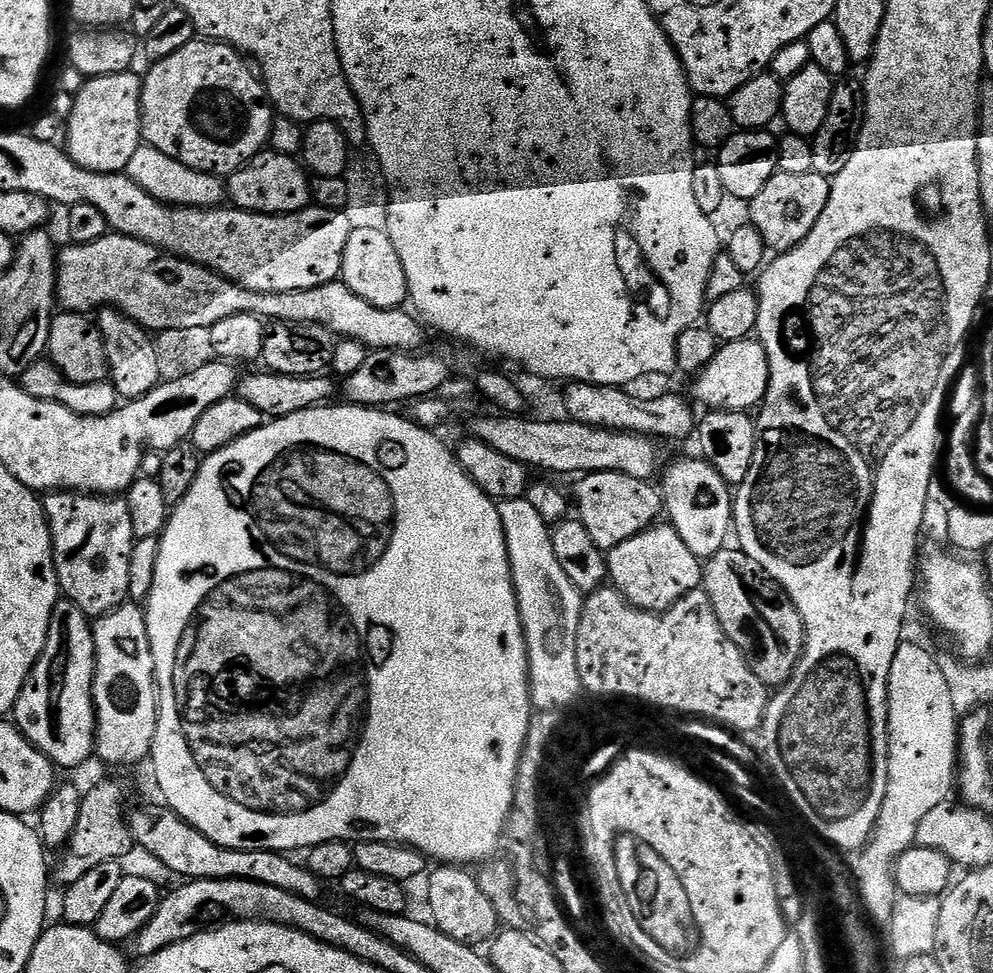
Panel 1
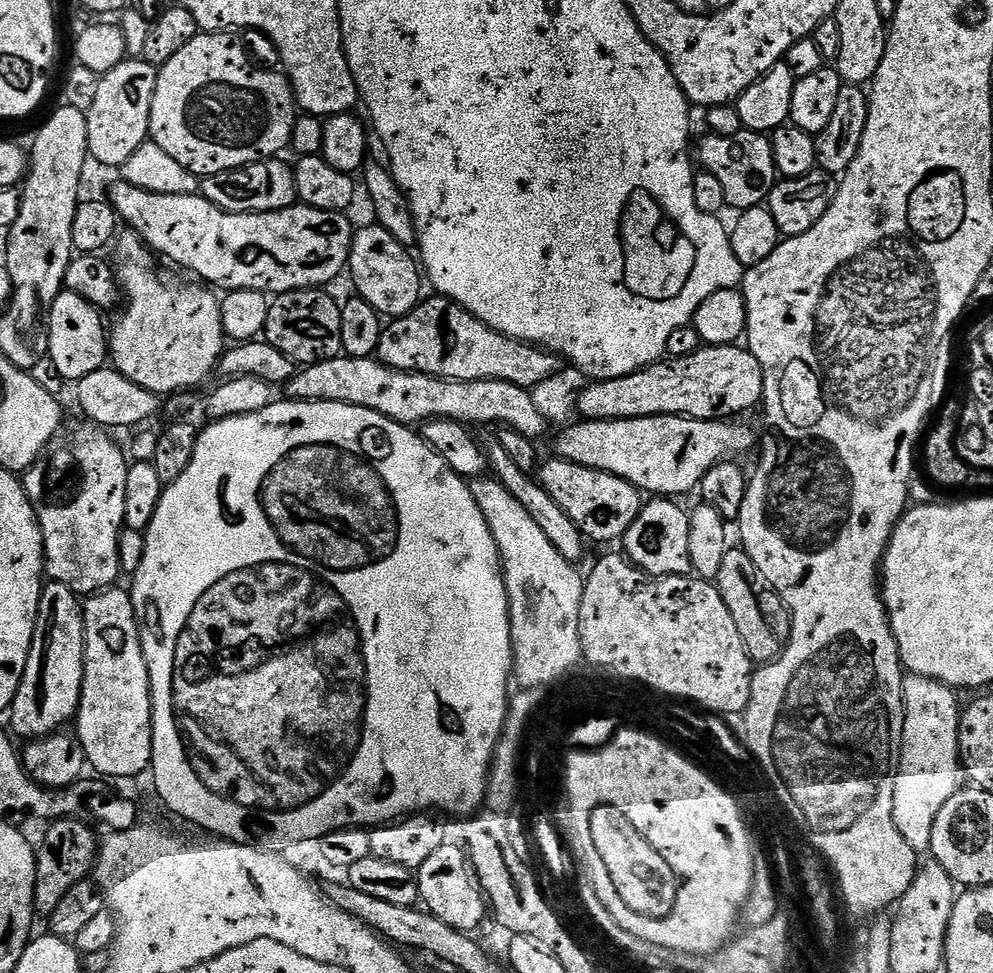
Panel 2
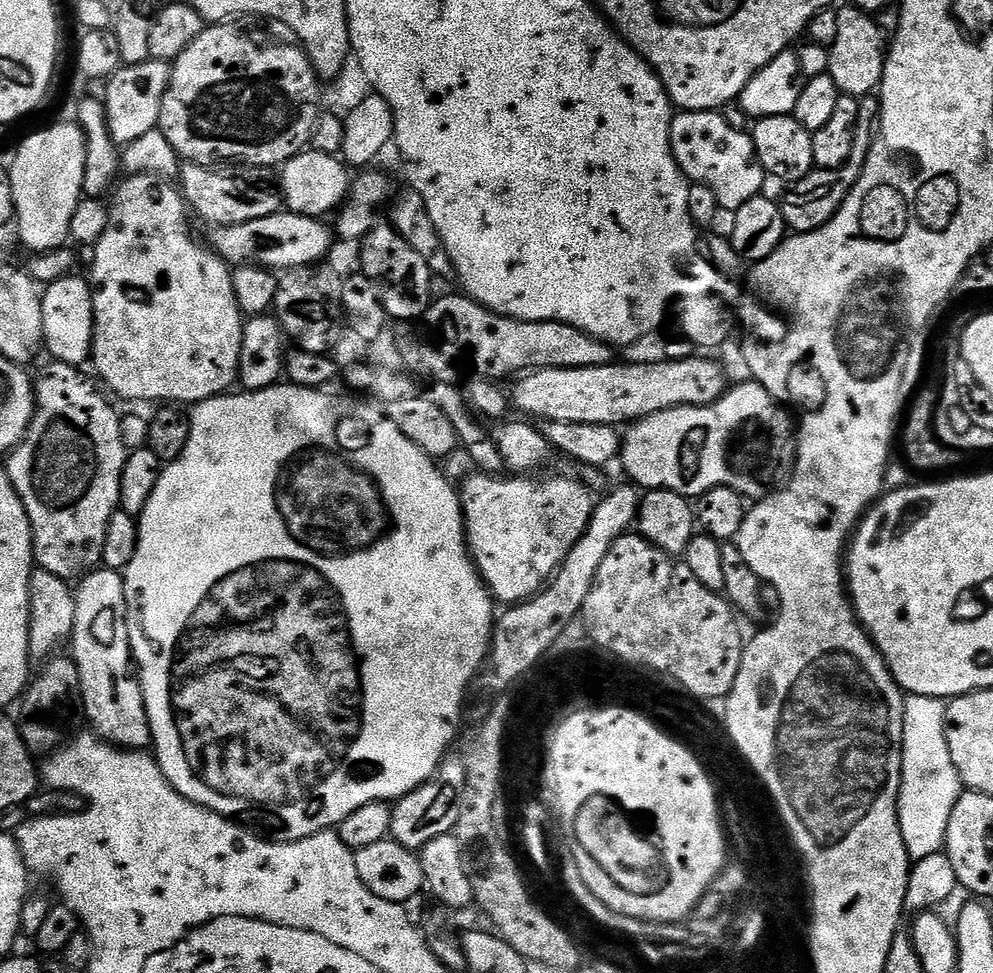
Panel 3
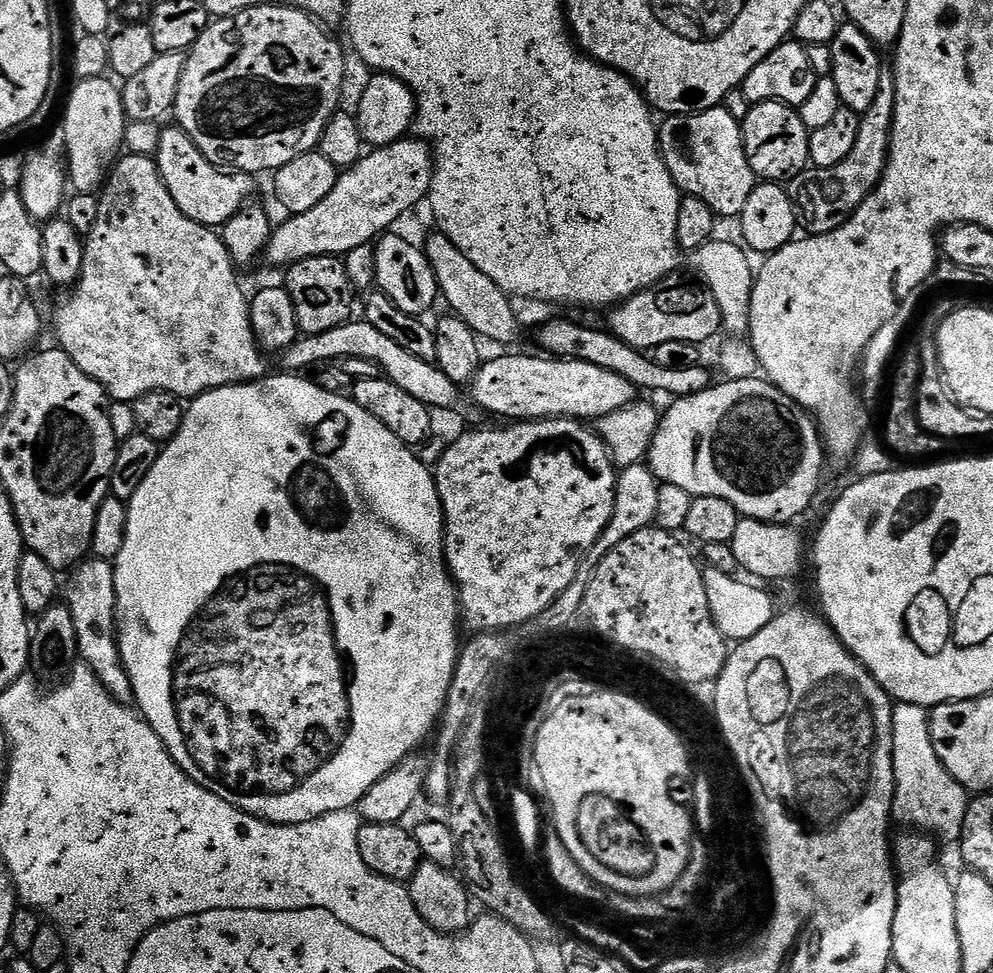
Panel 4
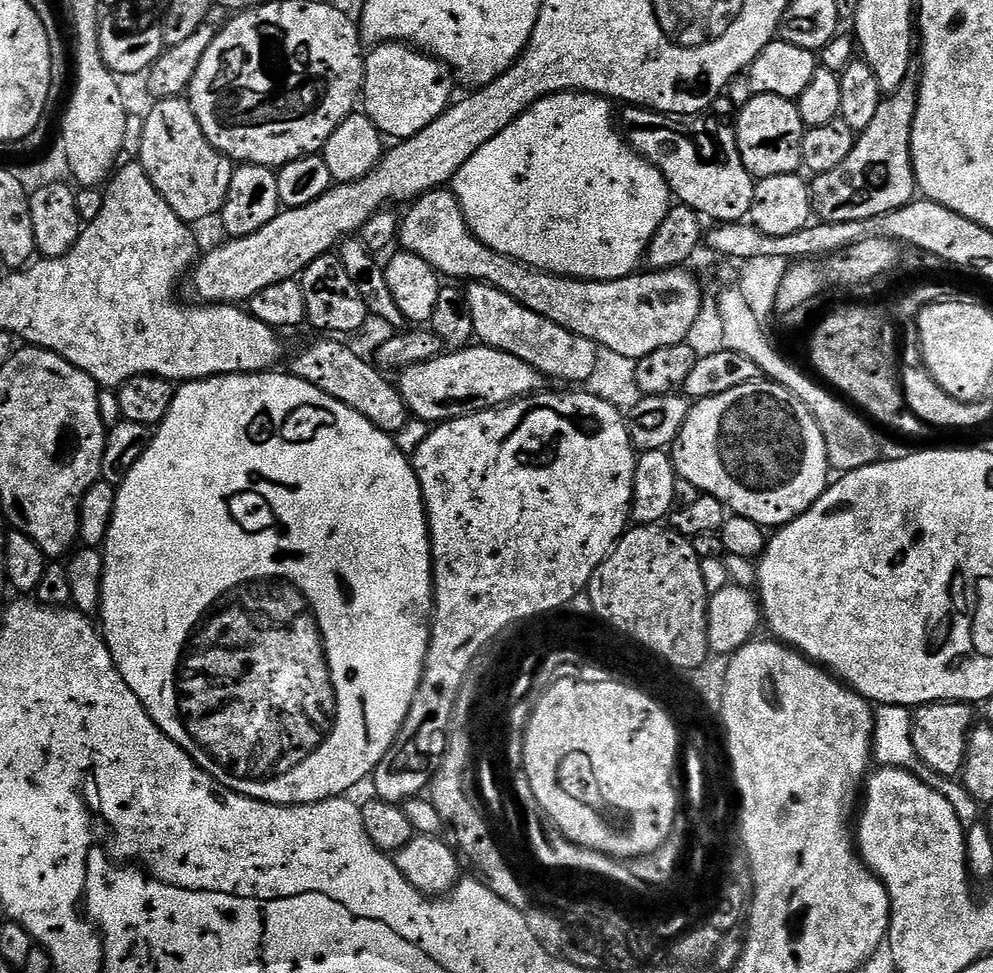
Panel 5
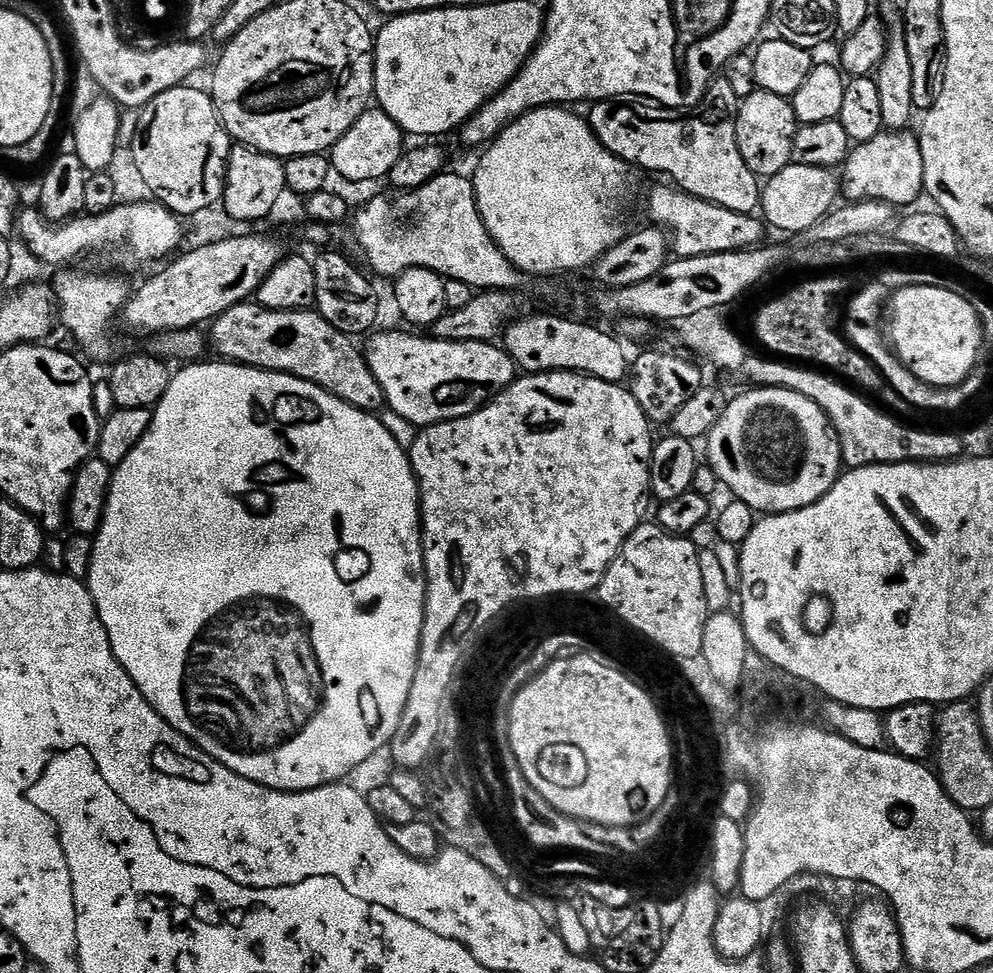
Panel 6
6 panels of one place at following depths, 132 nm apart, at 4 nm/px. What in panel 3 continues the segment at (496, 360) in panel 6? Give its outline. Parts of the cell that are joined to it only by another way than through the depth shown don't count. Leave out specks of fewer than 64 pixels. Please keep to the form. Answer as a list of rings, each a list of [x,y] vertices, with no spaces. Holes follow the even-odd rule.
[[[693,358],[690,360],[666,360],[661,359],[660,364],[619,364],[613,362],[606,366],[594,366],[593,368],[547,368],[541,372],[527,373],[523,378],[515,381],[516,389],[511,390],[510,400],[520,412],[525,412],[525,417],[536,418],[532,416],[541,416],[541,421],[547,422],[582,422],[583,424],[610,424],[613,426],[631,425],[633,422],[643,420],[646,416],[653,416],[656,412],[662,410],[670,410],[671,408],[701,408],[703,404],[713,404],[719,396],[724,395],[726,391],[726,383],[724,384],[724,372],[712,360],[700,360],[701,358]]]

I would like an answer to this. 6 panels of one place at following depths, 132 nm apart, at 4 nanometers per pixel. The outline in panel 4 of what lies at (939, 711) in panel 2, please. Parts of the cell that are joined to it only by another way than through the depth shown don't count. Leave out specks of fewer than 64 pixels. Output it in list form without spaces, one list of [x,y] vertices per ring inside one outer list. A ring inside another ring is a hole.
[[[897,703],[893,707],[896,779],[894,816],[904,824],[913,824],[916,827],[913,829],[931,834],[937,841],[956,842],[964,829],[970,793],[948,773],[938,753],[934,751],[934,742],[930,742],[929,715],[929,709],[923,708],[921,704]]]

